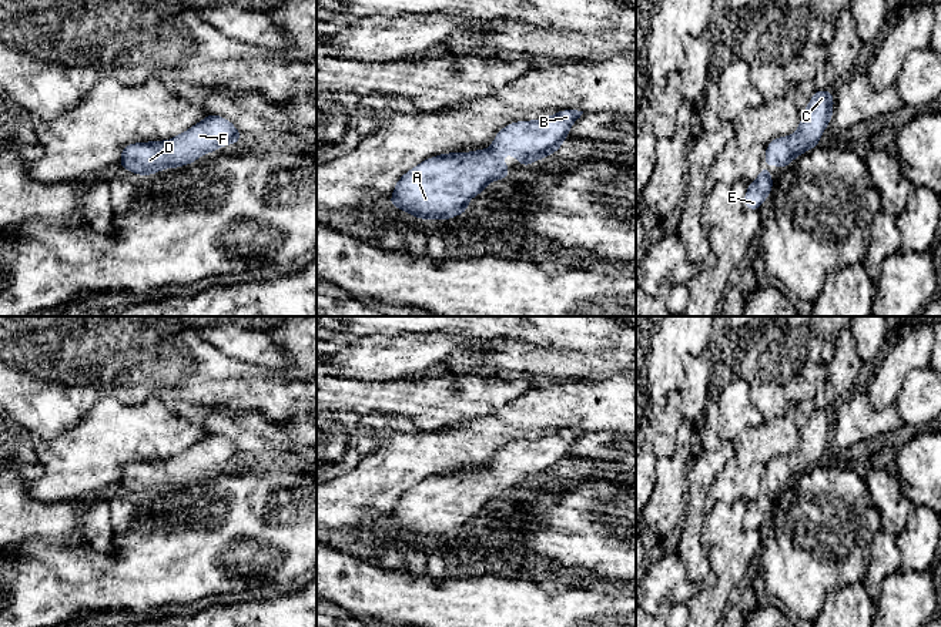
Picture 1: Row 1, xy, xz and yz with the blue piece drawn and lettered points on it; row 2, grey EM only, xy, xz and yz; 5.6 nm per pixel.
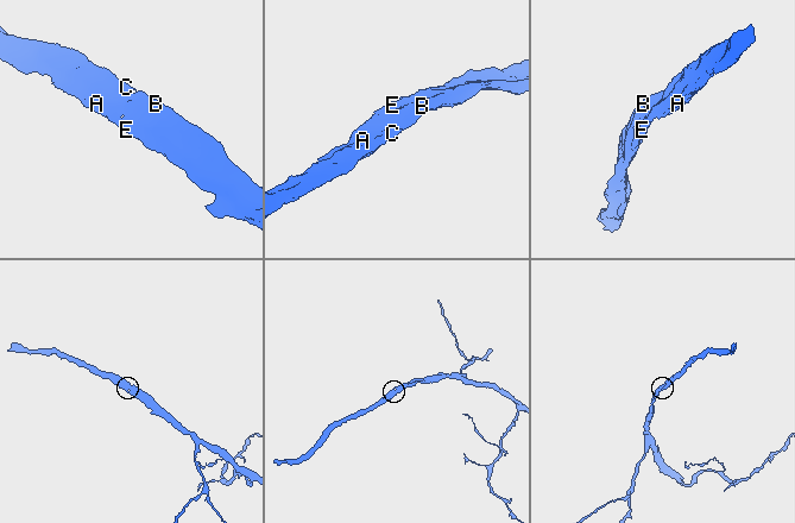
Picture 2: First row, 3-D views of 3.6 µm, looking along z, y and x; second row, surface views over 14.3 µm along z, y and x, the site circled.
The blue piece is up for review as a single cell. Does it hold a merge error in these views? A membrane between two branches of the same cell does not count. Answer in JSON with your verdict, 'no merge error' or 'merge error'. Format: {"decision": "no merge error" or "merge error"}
{"decision": "no merge error"}

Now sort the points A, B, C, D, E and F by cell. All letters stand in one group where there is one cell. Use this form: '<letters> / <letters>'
A B C D E F

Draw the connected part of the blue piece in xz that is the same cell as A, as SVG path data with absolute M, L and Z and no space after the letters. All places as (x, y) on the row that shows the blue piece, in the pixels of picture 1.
M562 110L546 118L515 121L496 133L488 150L431 157L398 180L388 205L394 205L419 219L448 221L452 217L465 214L470 198L482 194L489 182L503 180L512 172L502 161L506 152L515 155L523 167L555 154L567 138L573 123L582 114L583 111L577 110Z

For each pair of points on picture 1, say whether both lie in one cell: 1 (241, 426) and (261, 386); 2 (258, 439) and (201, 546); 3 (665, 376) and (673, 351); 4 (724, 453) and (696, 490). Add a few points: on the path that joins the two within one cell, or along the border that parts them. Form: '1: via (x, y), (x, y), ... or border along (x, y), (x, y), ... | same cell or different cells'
1: border along (244, 406), (248, 408) | different cells
2: border along (284, 449), (264, 449), (248, 452), (243, 456) | different cells
3: via (665, 371), (665, 359), (667, 356) | same cell
4: via (716, 462), (699, 482) | same cell

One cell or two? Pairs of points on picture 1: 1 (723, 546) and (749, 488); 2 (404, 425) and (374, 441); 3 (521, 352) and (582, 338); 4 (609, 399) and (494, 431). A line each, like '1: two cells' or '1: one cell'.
1: two cells
2: one cell
3: one cell
4: one cell

